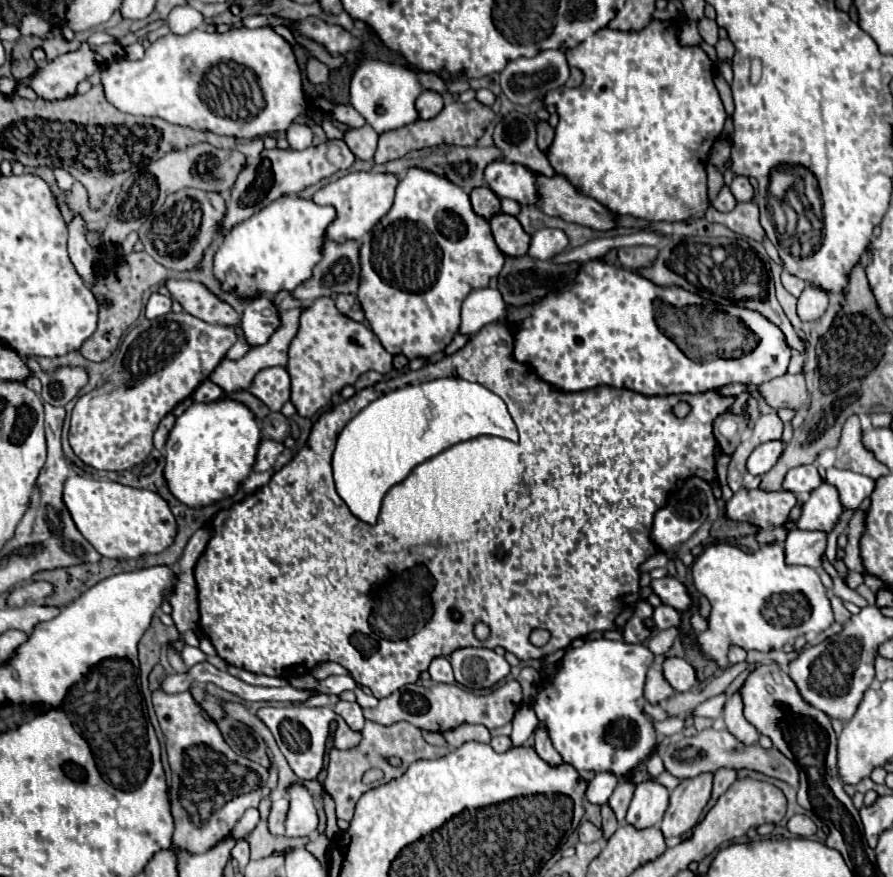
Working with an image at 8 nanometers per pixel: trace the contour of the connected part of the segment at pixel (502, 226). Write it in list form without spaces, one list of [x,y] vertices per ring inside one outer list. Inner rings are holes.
[[[505,213],[495,215],[491,219],[491,231],[495,235],[495,243],[505,255],[511,255],[511,257],[527,255],[531,237],[523,231],[521,223],[515,217]]]

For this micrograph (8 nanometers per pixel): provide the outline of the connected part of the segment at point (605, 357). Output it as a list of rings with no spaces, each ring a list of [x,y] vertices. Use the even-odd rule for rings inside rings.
[[[601,257],[591,259],[583,263],[575,279],[559,291],[553,291],[531,305],[507,305],[505,323],[513,329],[513,357],[519,363],[529,365],[541,381],[563,393],[579,393],[609,385],[631,389],[645,397],[667,397],[679,393],[705,393],[729,383],[743,383],[749,387],[787,373],[791,349],[785,343],[785,335],[757,311],[734,303],[721,309],[731,317],[739,317],[759,339],[751,353],[737,359],[737,365],[731,365],[733,359],[721,359],[727,365],[717,365],[721,363],[719,359],[695,363],[659,331],[653,313],[653,303],[657,299],[671,305],[701,303],[695,293],[681,287],[661,287],[631,269],[609,265]]]

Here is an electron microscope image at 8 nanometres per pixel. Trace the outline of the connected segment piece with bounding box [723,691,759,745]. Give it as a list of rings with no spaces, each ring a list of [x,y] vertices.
[[[741,691],[733,693],[729,701],[725,703],[725,725],[731,735],[743,745],[759,743],[759,731],[745,719],[743,715],[743,701],[741,701]]]

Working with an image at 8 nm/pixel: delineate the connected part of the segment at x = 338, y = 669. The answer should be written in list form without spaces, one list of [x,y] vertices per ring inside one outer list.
[[[321,663],[321,665],[317,665],[317,667],[311,671],[311,675],[313,675],[317,681],[323,681],[323,679],[327,679],[327,677],[331,677],[331,675],[345,675],[345,673],[347,673],[347,669],[341,667],[339,663]]]

